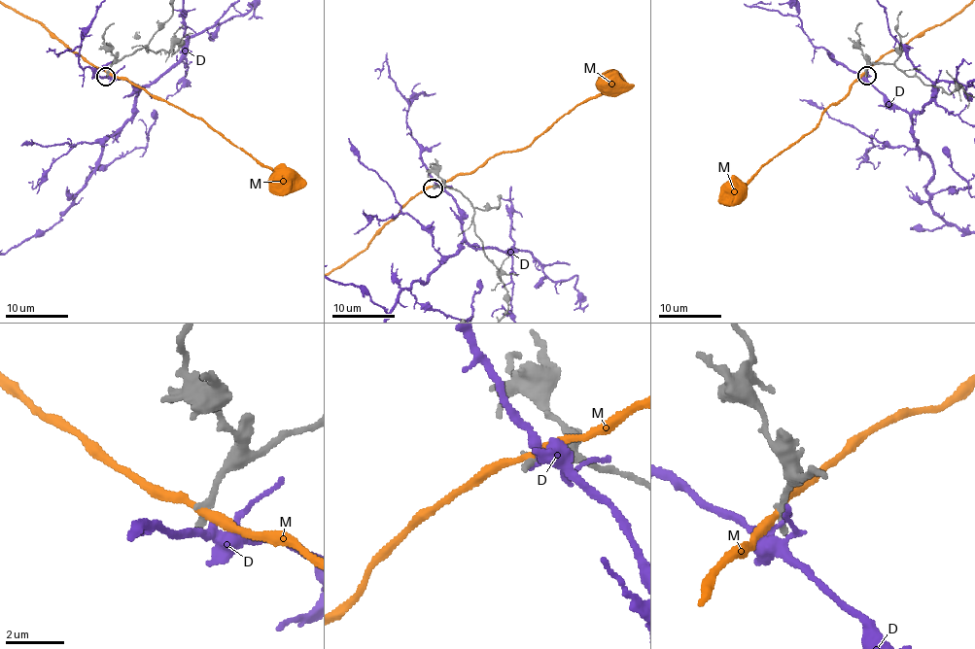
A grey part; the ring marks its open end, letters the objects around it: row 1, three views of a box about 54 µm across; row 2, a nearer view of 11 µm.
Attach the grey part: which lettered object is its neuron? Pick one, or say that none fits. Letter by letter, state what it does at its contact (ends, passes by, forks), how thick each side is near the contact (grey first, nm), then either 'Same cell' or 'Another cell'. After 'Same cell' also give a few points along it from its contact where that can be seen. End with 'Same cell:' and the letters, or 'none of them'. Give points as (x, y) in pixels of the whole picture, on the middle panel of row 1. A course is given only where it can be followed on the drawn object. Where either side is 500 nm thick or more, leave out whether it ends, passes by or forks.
D: It ends there. Thickness 320 nm (grey) against 200 nm. Another cell
M: It passes by. Thickness 320 nm (grey) against 260 nm. Another cell
Same cell: none of them

